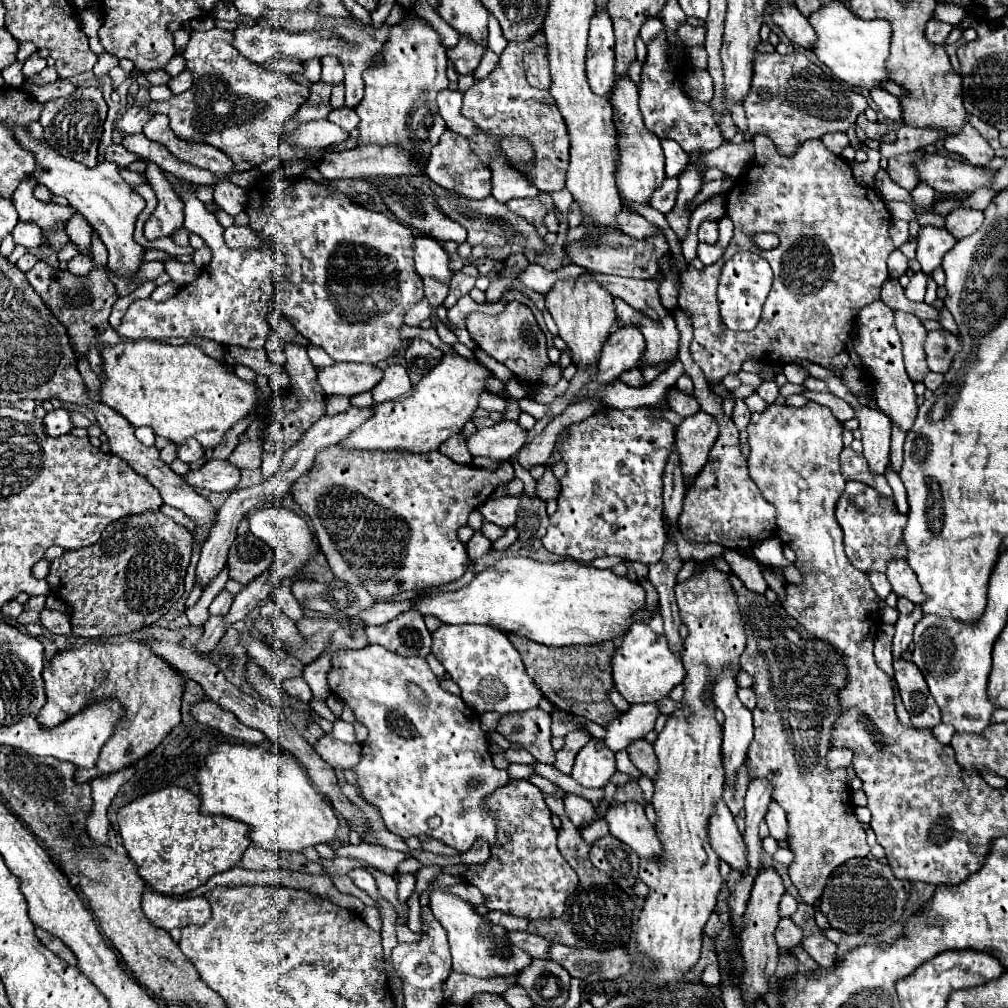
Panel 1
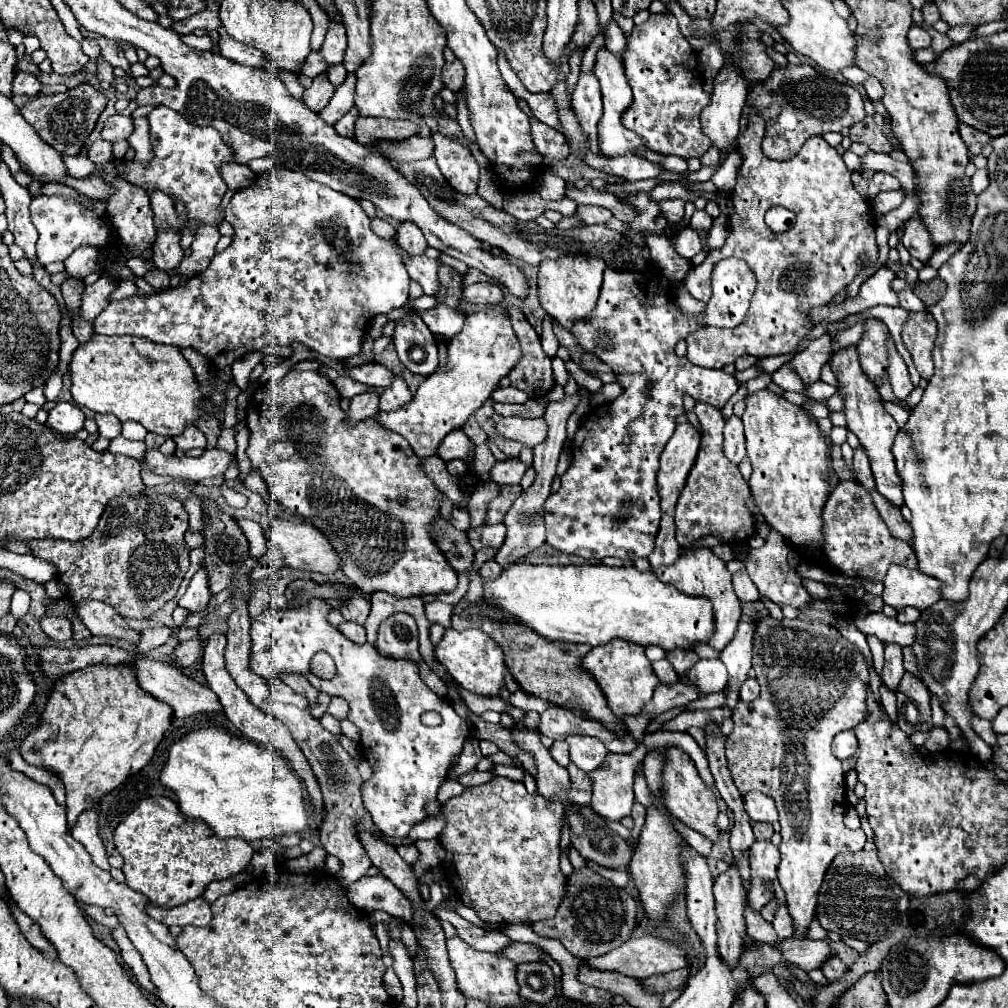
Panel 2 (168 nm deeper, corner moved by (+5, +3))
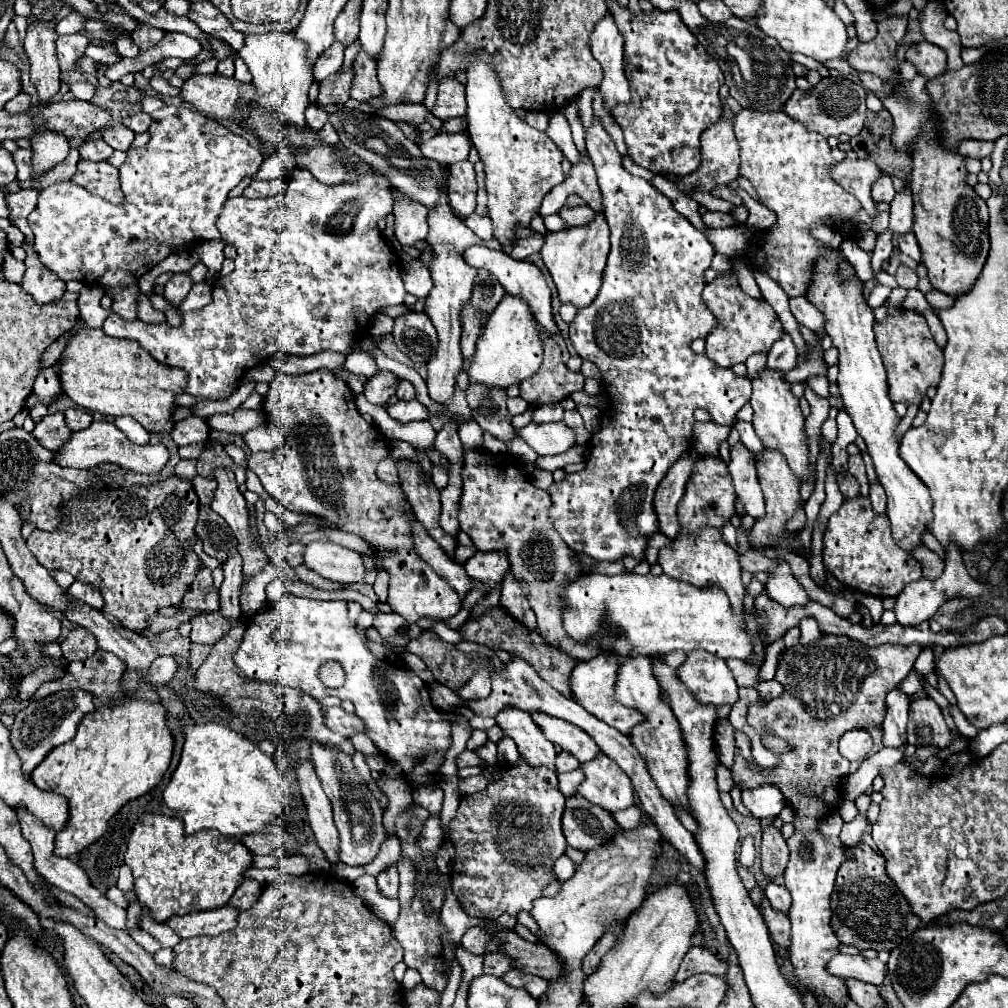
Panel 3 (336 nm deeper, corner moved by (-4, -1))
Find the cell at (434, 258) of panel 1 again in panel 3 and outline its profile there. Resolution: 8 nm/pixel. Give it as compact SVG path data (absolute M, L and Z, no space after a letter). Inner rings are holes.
M401 194L395 198L393 214L395 214L395 238L403 246L415 246L427 236L427 206L415 202L415 198L407 198Z

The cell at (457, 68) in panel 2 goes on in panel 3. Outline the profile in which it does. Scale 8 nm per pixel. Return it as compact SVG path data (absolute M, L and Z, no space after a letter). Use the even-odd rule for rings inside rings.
M443 78L439 84L437 102L431 110L431 114L439 120L465 116L467 104L465 104L465 88L455 78Z

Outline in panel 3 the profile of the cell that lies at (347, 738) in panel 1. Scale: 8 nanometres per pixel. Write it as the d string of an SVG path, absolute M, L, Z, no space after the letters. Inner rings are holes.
M355 734L351 740L353 740L353 746L355 746L357 752L361 752L361 754L365 754L365 756L377 754L377 748L375 748L375 744L367 738L367 734Z

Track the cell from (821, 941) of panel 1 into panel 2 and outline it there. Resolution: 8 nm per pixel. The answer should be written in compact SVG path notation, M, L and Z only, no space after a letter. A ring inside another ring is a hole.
M830 956L830 958L826 958L826 962L822 964L820 970L822 970L824 976L832 982L832 980L838 980L838 978L844 976L844 972L846 972L846 964L842 964L838 956Z

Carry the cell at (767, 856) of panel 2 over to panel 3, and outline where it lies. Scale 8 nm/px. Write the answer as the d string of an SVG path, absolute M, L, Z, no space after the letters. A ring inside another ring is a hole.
M767 824L763 830L763 842L761 842L761 870L769 876L781 876L785 872L789 860L789 848L787 842L773 824Z

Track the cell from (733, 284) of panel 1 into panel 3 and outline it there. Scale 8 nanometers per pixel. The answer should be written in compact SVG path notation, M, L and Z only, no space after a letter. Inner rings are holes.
M599 120L593 122L593 126L589 128L589 136L587 136L587 154L595 166L595 172L597 172L597 178L599 178L599 188L601 188L601 194L603 194L603 210L605 210L605 218L607 218L607 224L611 228L611 252L609 252L609 260L607 260L607 266L605 266L605 272L603 272L603 286L595 298L595 302L591 302L591 306L583 308L583 310L577 310L577 316L573 318L571 326L569 326L569 338L573 342L573 348L577 350L577 354L583 358L583 360L589 360L593 362L599 370L601 370L601 376L603 376L603 390L611 402L611 406L607 408L607 418L609 422L603 422L601 424L601 430L597 434L593 434L591 438L591 456L587 458L587 466L583 472L577 472L577 474L566 474L563 482L553 482L551 488L549 488L549 494L551 494L551 510L549 510L549 516L553 518L555 522L555 530L559 532L559 536L563 538L563 542L575 550L577 554L587 554L595 560L619 560L627 554L635 556L635 558L645 558L645 538L653 532L657 532L657 514L655 514L655 508L653 508L653 494L655 494L655 488L657 484L665 478L667 470L681 458L681 454L689 448L689 446L679 446L679 440L683 442L689 442L691 440L691 434L693 434L693 412L695 408L705 408L709 414L713 414L713 418L719 418L721 424L733 424L735 422L735 414L739 408L743 408L749 398L751 398L751 380L749 378L743 378L743 376L737 376L731 368L719 368L715 366L705 354L695 354L691 350L691 342L695 338L705 338L705 334L709 330L713 330L713 326L717 326L717 320L715 316L707 310L703 298L701 298L701 292L703 292L703 286L705 286L705 270L709 270L711 266L711 260L713 260L713 246L707 242L707 238L691 226L691 222L681 216L673 204L661 194L657 192L647 180L643 178L637 178L637 176L631 176L629 172L623 170L621 166L621 154L617 152L611 136L603 130L603 126L599 124Z

